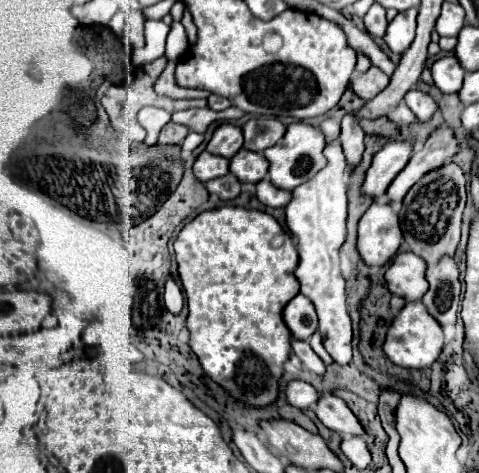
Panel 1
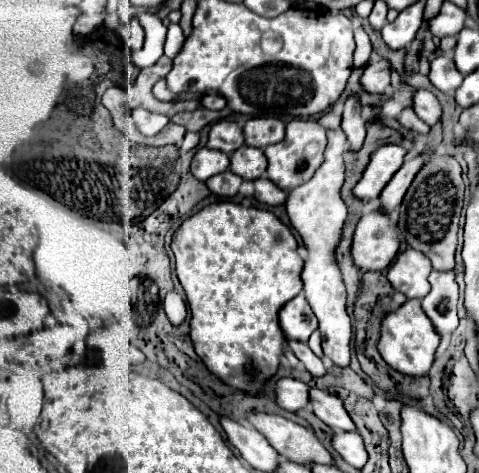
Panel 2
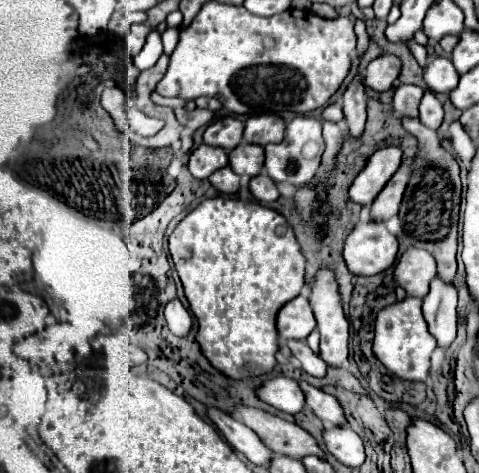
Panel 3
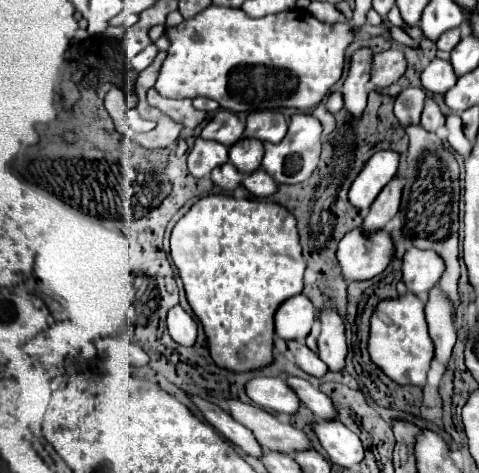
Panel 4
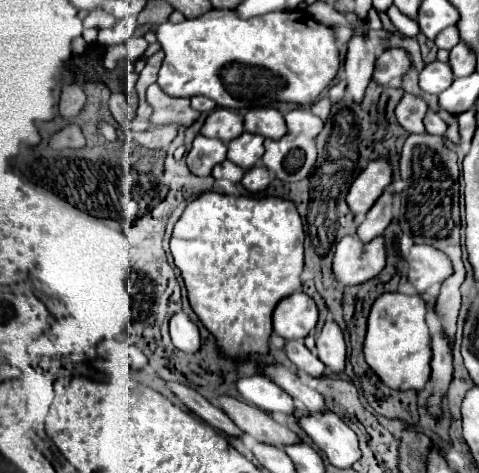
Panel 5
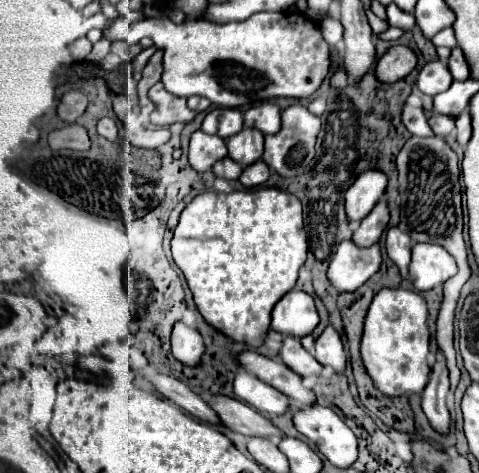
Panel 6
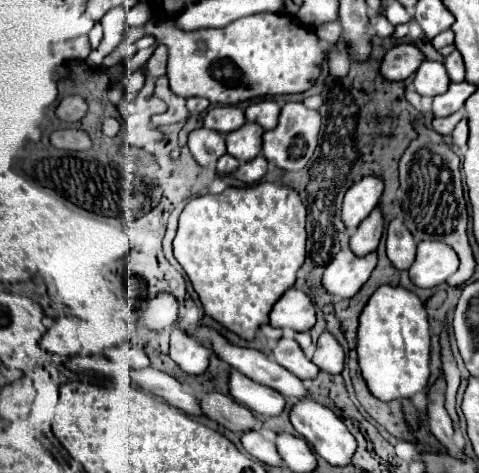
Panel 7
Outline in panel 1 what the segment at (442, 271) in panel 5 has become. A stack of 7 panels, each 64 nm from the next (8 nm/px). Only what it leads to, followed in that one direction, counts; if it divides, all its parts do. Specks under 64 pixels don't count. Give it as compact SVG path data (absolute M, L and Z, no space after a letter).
M414 252L398 254L384 274L388 290L404 298L406 302L420 300L428 290L424 270L426 270L424 260L420 260L420 256L416 256Z

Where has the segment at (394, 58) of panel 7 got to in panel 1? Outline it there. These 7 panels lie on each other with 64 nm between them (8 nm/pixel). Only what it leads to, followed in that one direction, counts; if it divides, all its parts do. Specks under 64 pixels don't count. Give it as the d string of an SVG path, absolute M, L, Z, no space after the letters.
M370 66L370 70L362 76L354 76L350 80L350 88L352 92L362 98L362 100L372 100L378 92L382 92L386 86L388 86L388 76L376 68L376 66Z

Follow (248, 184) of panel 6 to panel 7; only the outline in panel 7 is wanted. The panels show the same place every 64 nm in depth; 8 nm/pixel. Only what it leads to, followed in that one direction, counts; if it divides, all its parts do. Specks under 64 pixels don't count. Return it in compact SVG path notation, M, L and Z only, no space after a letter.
M256 156L256 160L250 160L248 164L242 164L232 176L236 180L240 180L242 184L252 186L252 184L258 184L264 178L266 168L268 168L268 162L264 160L264 156Z

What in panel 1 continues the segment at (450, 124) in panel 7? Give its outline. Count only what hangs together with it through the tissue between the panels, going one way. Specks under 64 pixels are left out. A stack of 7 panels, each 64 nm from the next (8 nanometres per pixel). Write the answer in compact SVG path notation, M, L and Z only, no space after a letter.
M416 88L406 92L404 102L406 102L406 106L416 114L418 120L430 120L432 114L438 110L436 102L434 102L428 94L424 94L424 92L416 90Z

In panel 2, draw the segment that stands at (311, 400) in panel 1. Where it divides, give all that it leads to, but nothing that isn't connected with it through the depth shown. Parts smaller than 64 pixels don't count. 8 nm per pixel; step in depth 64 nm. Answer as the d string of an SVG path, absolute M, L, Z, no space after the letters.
M282 378L276 384L276 400L278 400L278 404L284 410L298 412L298 410L302 410L310 402L308 390L310 390L310 386L304 384L304 382L300 382L300 380Z

